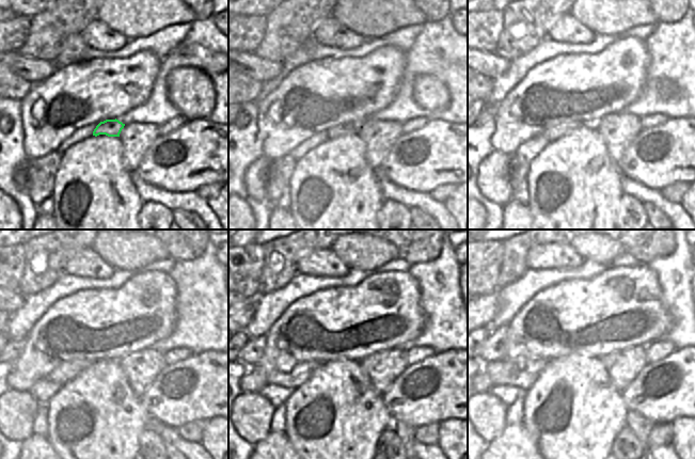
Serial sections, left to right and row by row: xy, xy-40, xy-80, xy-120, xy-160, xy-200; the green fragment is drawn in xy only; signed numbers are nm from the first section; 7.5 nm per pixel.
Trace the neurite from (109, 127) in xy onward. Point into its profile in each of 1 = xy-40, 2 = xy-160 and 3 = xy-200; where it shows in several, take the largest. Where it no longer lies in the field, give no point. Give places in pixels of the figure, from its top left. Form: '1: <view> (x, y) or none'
1: xy-40 (348, 127)
2: xy-160 (296, 377)
3: xy-200 (522, 373)

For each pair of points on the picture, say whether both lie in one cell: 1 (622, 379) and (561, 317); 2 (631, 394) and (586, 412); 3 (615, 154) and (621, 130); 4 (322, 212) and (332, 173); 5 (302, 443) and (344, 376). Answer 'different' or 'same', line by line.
1: different
2: different
3: same
4: same
5: same

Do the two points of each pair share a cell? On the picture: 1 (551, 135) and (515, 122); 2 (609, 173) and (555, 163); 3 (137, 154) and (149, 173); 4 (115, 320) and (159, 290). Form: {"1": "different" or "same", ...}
{"1": "different", "2": "same", "3": "different", "4": "same"}

